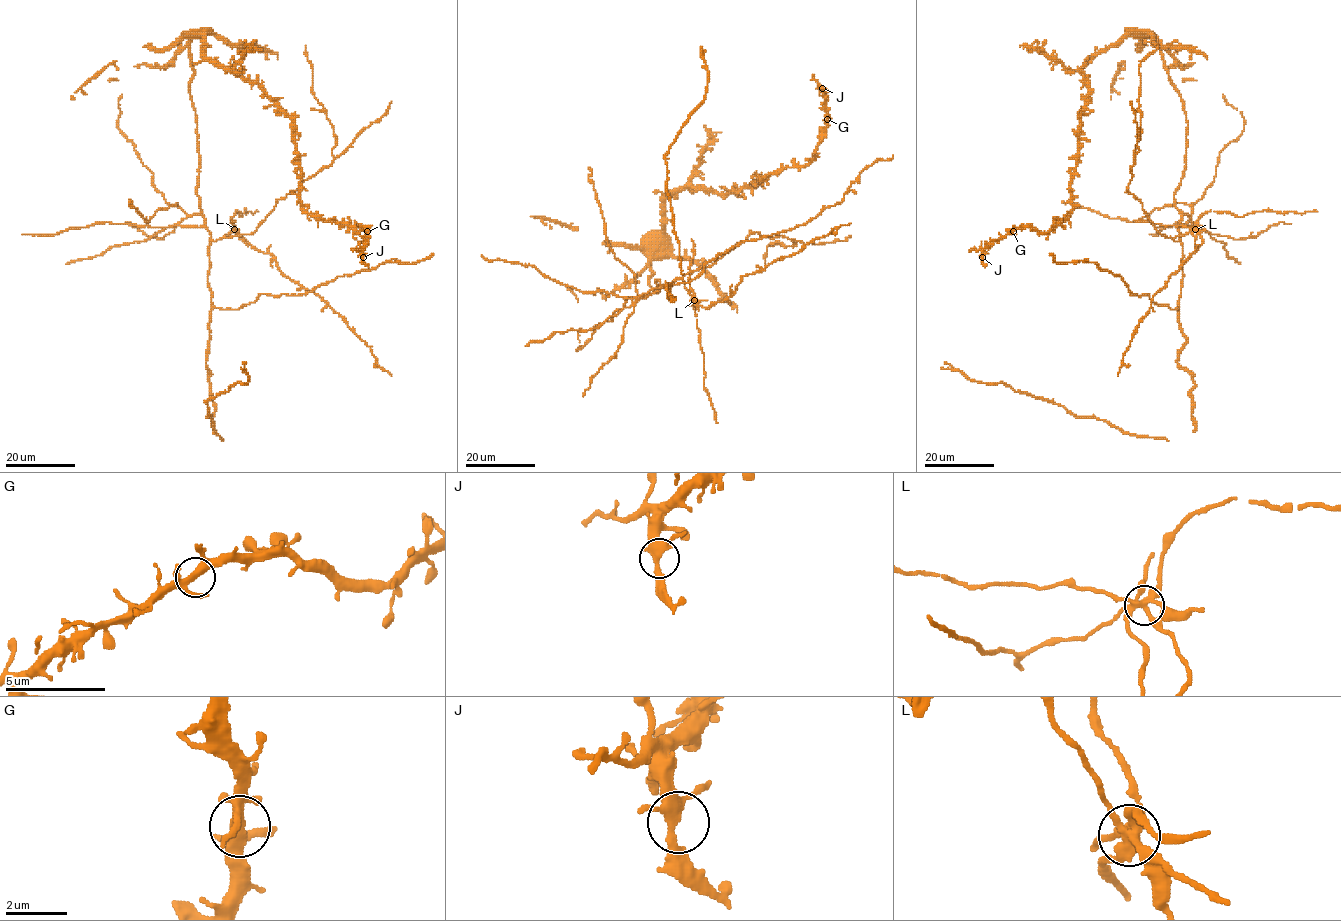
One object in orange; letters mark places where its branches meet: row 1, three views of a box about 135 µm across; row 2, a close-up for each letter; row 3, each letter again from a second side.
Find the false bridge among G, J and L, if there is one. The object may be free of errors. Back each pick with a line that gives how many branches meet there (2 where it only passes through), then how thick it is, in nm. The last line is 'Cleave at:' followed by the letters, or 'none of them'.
L: branches 6; calibre 360 nm
Cleave at: L

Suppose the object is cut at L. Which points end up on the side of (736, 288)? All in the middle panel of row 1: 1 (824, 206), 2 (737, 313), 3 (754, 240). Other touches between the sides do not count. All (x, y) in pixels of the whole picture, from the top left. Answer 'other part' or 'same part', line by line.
1: other part
2: other part
3: other part

